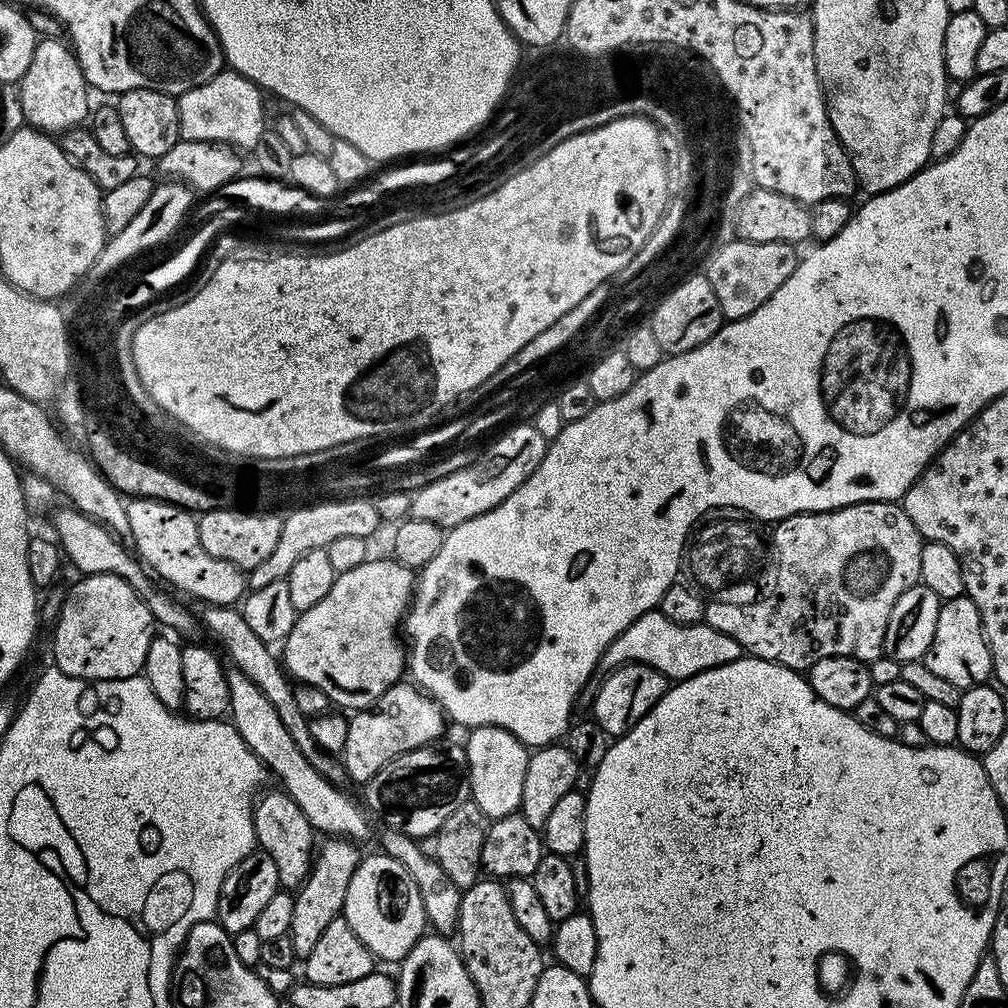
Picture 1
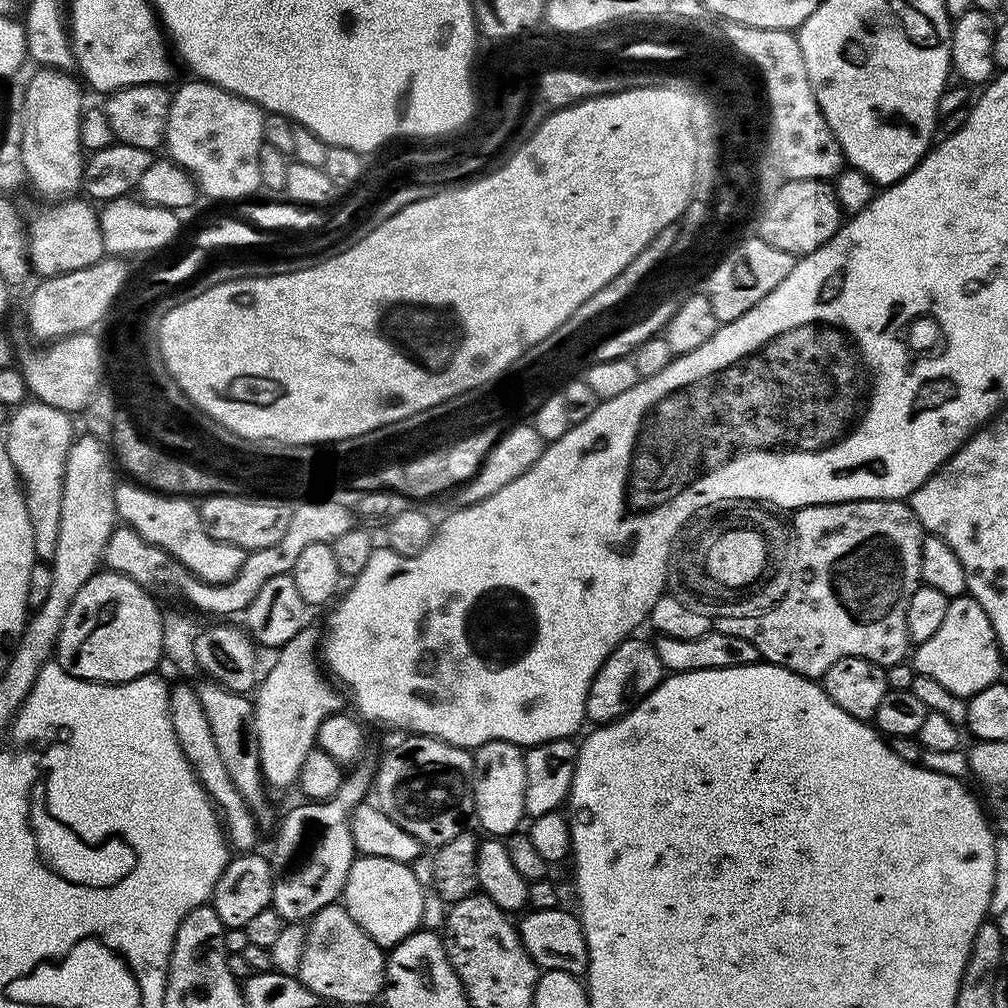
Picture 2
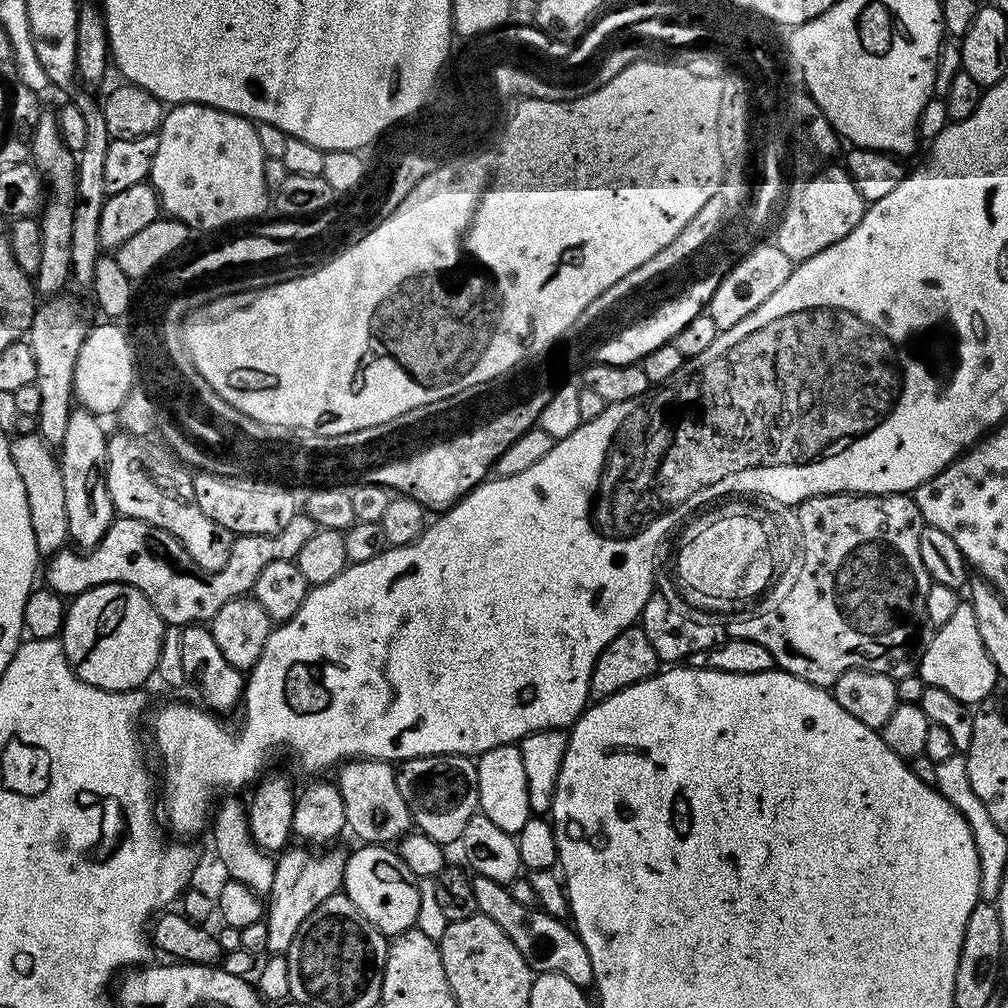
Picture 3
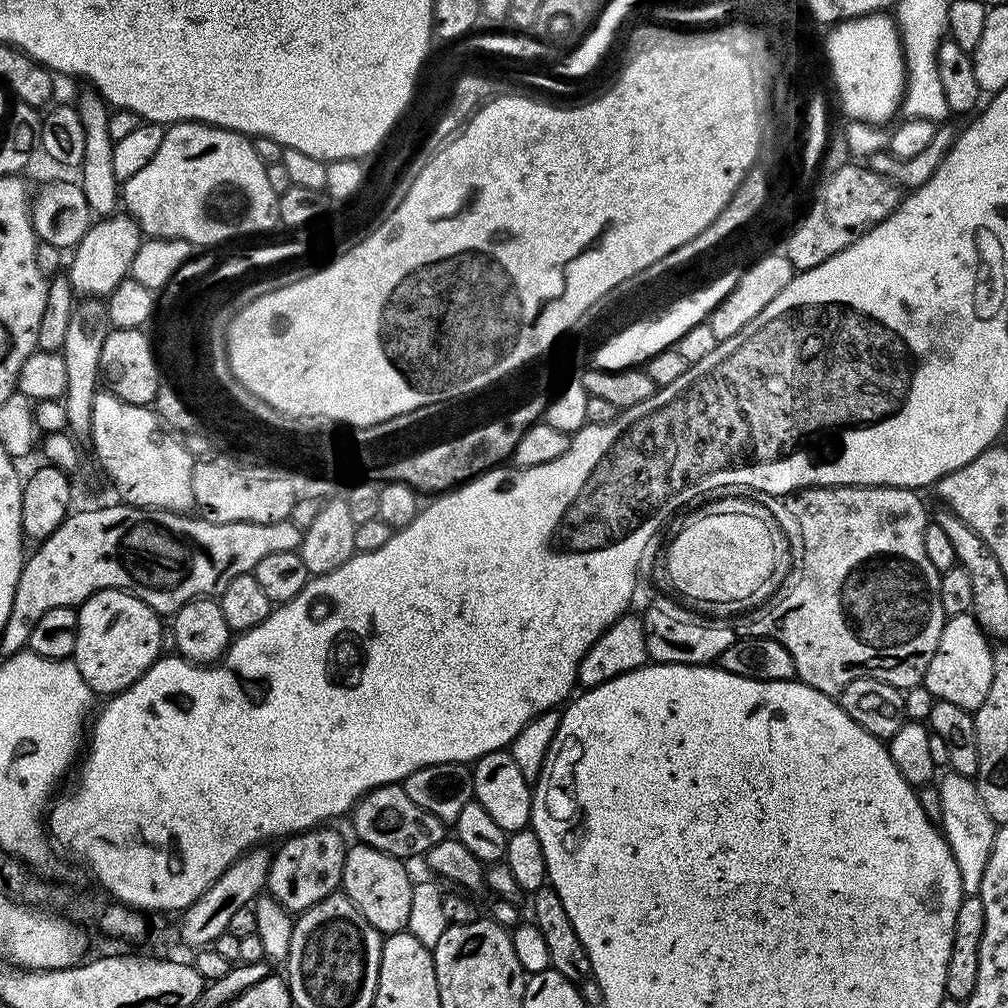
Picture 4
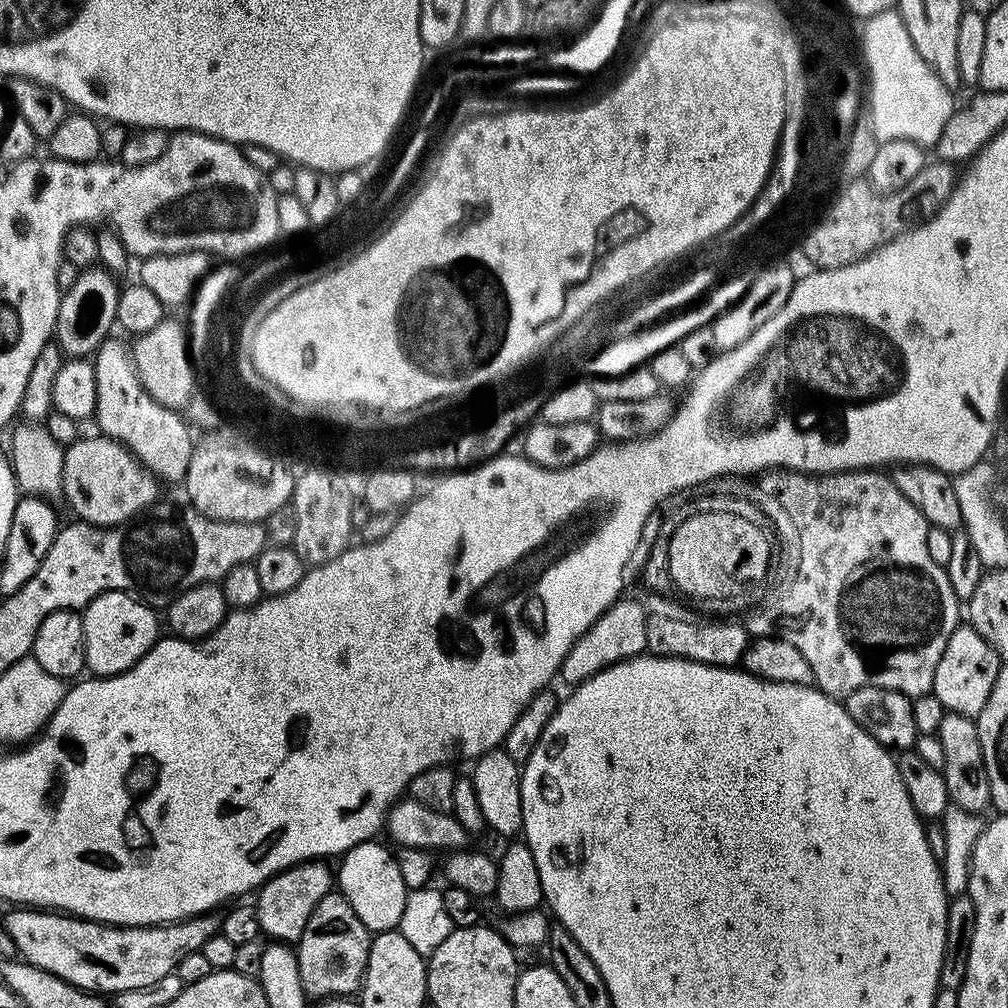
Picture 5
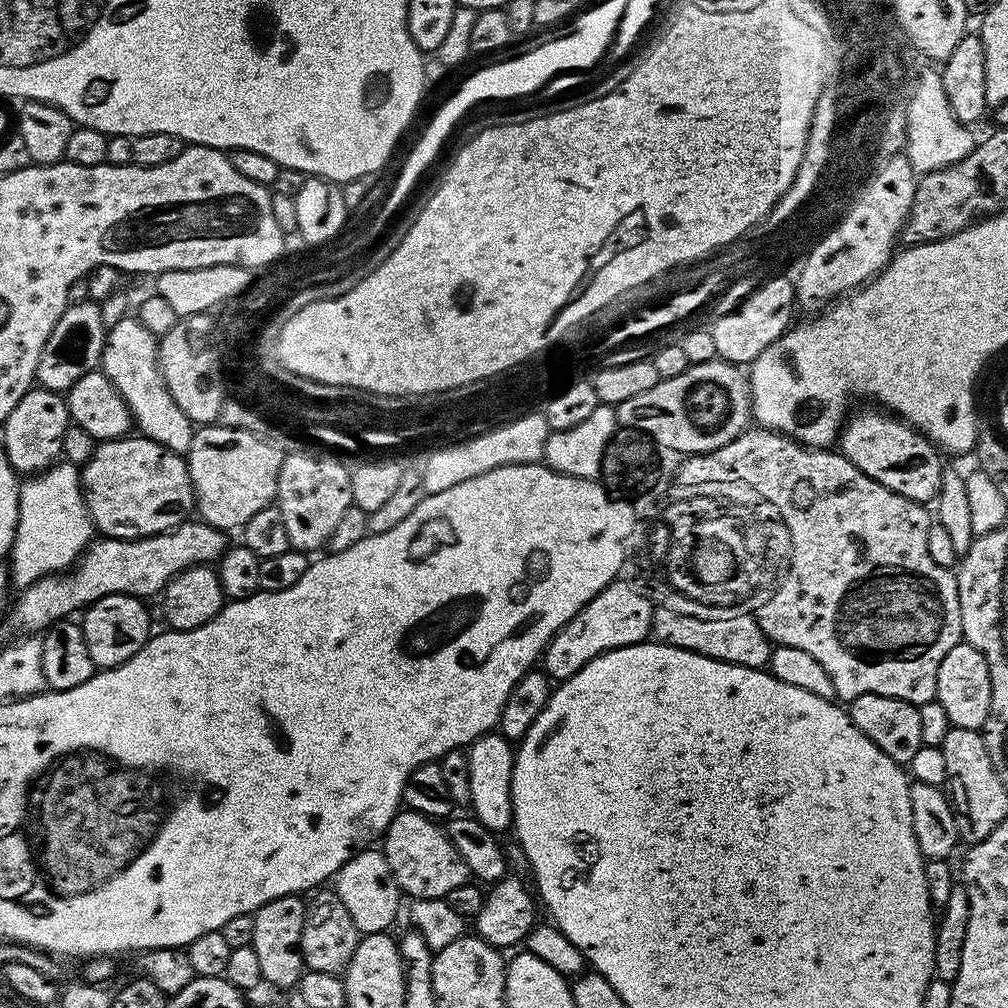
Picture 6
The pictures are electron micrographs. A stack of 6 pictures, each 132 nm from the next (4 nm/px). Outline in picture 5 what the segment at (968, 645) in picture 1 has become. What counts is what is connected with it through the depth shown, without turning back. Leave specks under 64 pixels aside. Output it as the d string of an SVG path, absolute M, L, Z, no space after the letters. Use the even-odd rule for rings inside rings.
M961 623L954 630L954 634L950 634L946 650L942 650L938 670L934 670L931 692L947 711L975 718L979 716L982 706L986 706L994 690L999 669L1000 659L994 646L990 646L990 642L986 642L986 638L982 638L982 634L978 634L978 630L974 630L971 624Z

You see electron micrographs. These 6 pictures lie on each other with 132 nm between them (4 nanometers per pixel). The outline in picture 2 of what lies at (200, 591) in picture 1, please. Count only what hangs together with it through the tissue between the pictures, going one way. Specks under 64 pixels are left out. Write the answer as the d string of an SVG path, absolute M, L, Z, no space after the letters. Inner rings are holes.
M135 482L117 483L114 502L116 515L127 527L132 528L146 542L166 550L175 560L182 562L199 580L211 584L225 584L242 570L245 549L218 542L202 526L199 507L191 499L182 496L169 496L163 492L154 492Z

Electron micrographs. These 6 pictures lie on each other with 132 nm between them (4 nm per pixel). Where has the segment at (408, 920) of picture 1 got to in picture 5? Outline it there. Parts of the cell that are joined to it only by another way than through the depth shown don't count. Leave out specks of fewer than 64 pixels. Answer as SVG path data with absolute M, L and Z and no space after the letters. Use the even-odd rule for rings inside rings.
M375 839L366 840L363 844L354 846L349 852L344 853L338 860L340 864L338 891L346 898L346 902L350 902L362 926L366 926L372 934L399 929L409 894L408 886L402 880L399 862L393 849L383 848L376 843Z

